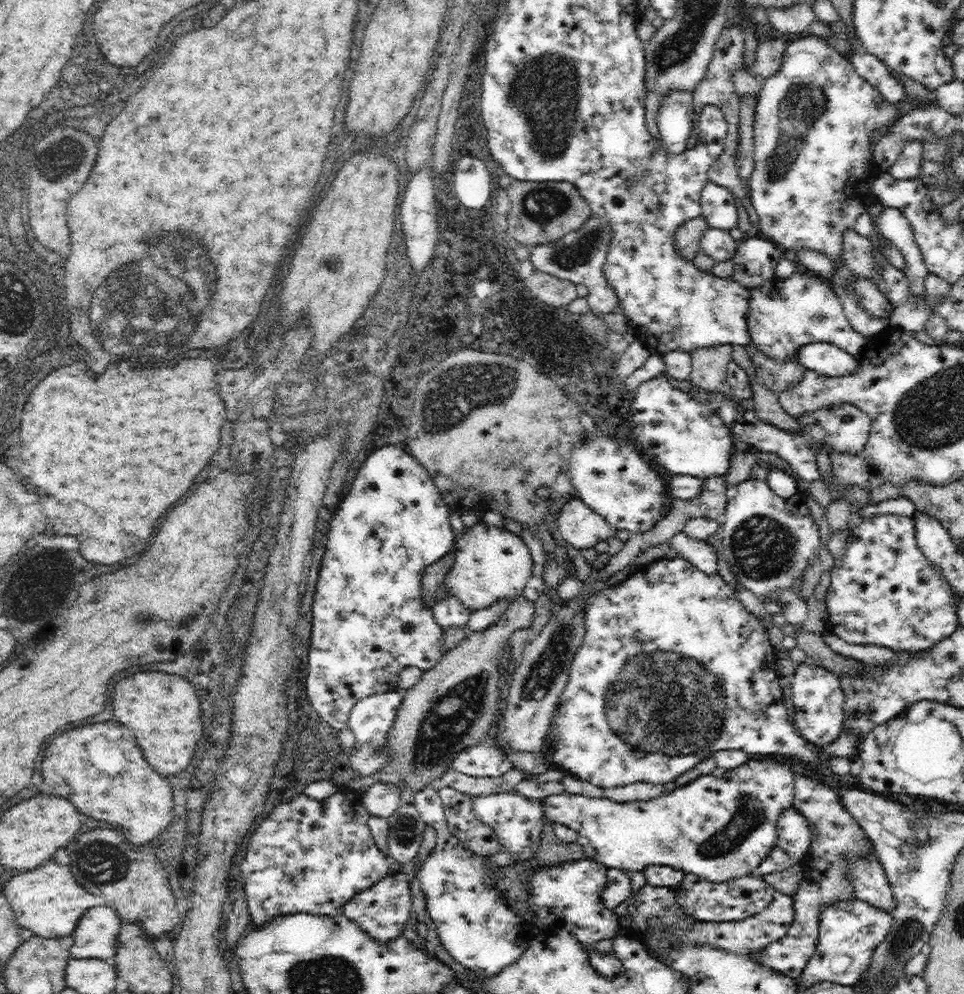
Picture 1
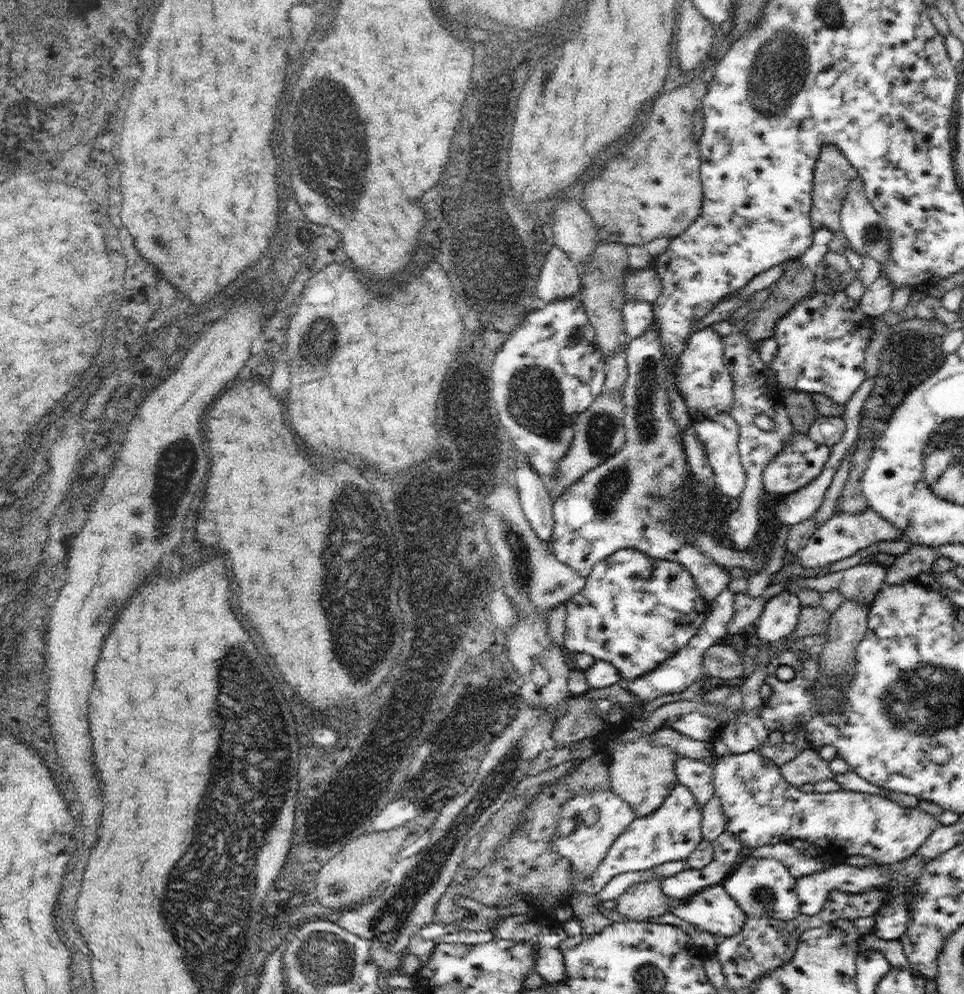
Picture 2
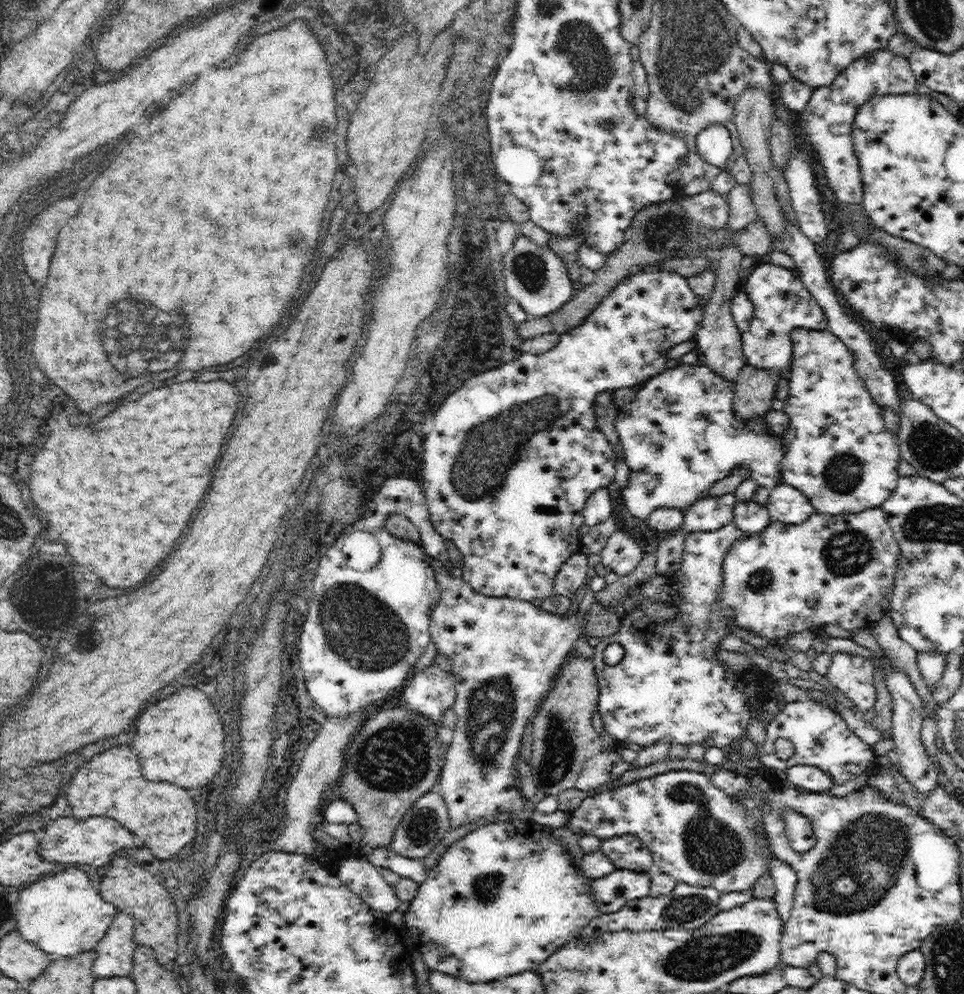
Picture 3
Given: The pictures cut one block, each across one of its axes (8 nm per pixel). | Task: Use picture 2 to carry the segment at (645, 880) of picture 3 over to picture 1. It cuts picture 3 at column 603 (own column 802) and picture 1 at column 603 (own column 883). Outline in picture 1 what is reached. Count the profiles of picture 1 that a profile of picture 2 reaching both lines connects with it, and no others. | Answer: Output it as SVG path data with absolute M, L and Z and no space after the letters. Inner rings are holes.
M580 858L570 864L558 864L558 866L540 866L534 868L526 882L528 892L528 906L532 912L532 920L524 920L528 926L534 928L536 934L544 932L556 932L556 930L568 930L576 936L576 940L584 946L588 946L588 956L594 966L594 970L606 978L612 978L620 974L622 962L618 958L600 958L600 954L594 950L594 944L600 940L616 938L620 932L620 916L616 910L610 910L602 902L602 894L608 888L608 866L602 862L596 862L592 858Z

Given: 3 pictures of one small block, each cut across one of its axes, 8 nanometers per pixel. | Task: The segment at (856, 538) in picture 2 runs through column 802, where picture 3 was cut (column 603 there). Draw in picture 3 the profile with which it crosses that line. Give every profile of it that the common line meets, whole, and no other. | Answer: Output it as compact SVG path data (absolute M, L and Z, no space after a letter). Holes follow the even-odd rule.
M616 530L610 540L606 542L606 546L600 552L602 558L602 566L608 568L610 572L616 572L620 578L632 574L632 570L642 564L642 550L640 546L634 542L634 538L630 538L626 532Z

